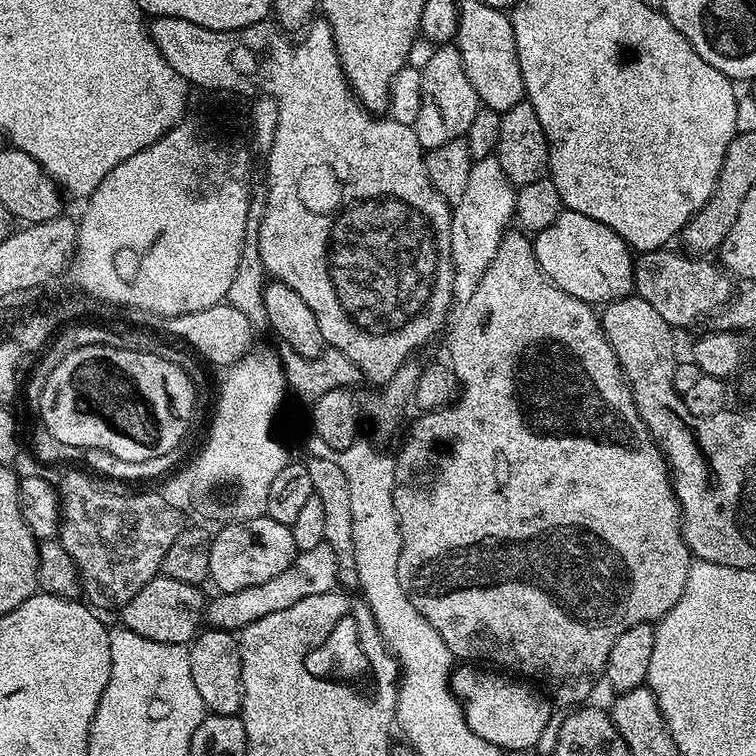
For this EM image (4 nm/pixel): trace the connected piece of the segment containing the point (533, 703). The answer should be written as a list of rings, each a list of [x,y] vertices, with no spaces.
[[[464,662],[453,667],[450,683],[470,730],[474,730],[478,738],[498,746],[505,753],[524,752],[534,747],[543,738],[552,720],[553,705],[523,679]]]

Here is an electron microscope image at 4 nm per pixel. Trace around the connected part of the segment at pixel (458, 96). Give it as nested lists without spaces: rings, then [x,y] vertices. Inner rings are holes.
[[[455,43],[439,45],[435,51],[420,68],[422,104],[414,125],[420,147],[425,150],[467,137],[470,122],[474,122],[474,114],[482,106],[470,78],[466,78],[466,66],[462,66],[462,54]]]

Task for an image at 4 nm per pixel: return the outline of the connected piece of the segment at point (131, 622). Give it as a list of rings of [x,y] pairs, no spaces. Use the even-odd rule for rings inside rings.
[[[163,574],[155,576],[119,609],[119,623],[142,638],[150,638],[150,642],[187,646],[196,639],[206,620],[206,596],[200,592],[203,591],[197,585],[174,582],[174,578]]]

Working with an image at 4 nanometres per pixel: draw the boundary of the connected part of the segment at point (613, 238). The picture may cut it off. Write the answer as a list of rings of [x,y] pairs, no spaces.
[[[563,211],[546,230],[535,233],[532,249],[538,266],[566,294],[603,306],[634,292],[634,252],[610,226],[586,214]]]

